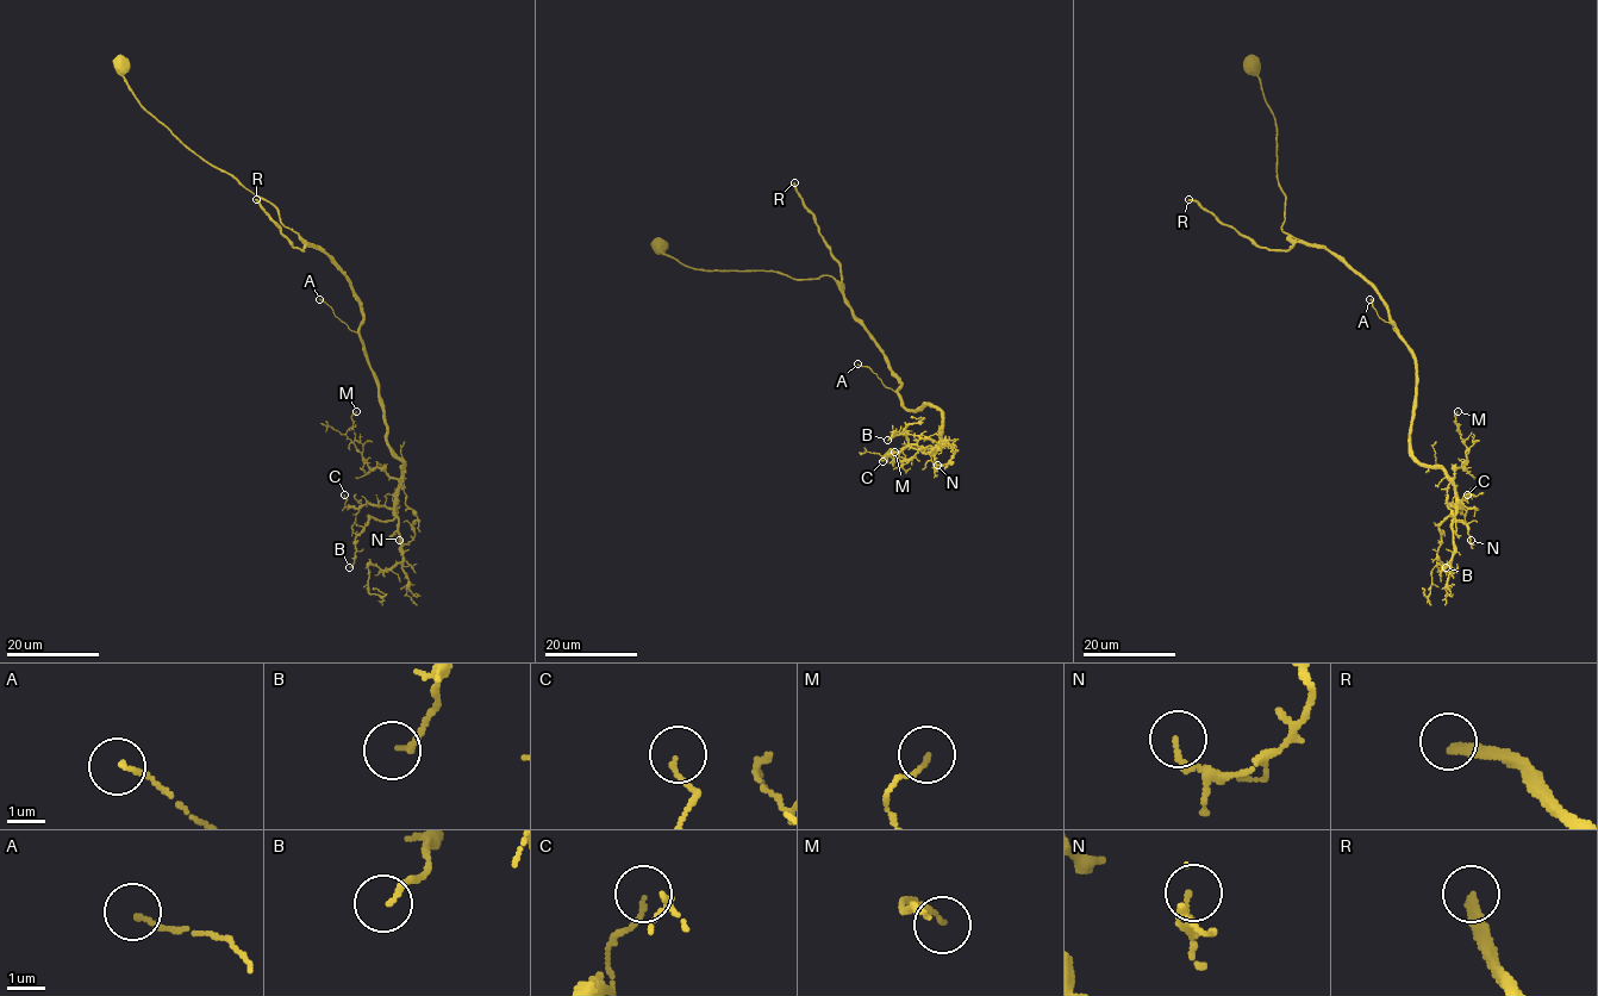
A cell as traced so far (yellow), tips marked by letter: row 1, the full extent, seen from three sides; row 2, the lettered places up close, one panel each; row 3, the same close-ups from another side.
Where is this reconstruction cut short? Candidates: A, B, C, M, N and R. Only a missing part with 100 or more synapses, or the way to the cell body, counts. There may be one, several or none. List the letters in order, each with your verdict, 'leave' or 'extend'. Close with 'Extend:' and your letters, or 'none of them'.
A: leave
B: leave
C: leave
M: leave
N: leave
R: extend
Extend: R

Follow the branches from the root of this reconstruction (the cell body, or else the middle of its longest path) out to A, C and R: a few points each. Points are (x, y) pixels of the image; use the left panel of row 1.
A: (122, 63), (147, 111), (266, 199), (286, 226), (339, 268), (363, 322), (351, 330), (319, 299)
C: (122, 63), (147, 111), (266, 199), (359, 299), (386, 444), (404, 467), (392, 508), (348, 508), (344, 495)
R: (122, 63), (136, 99), (199, 156), (266, 199), (298, 235), (303, 249), (256, 199)

